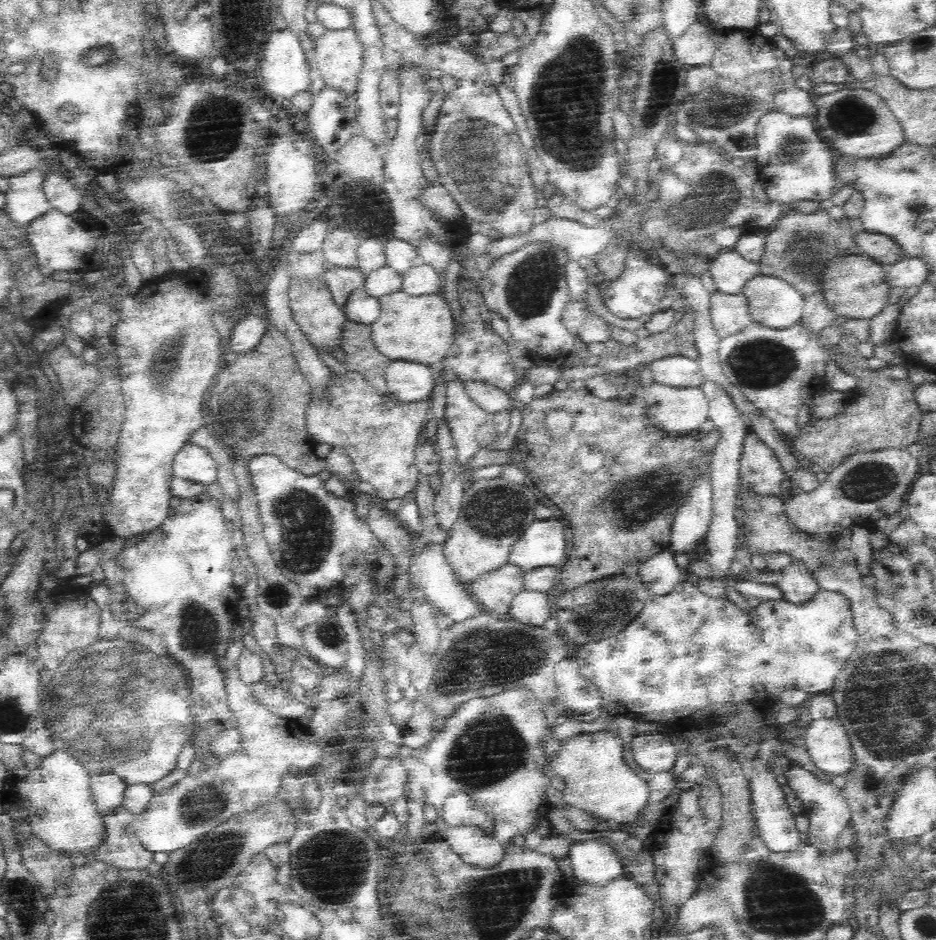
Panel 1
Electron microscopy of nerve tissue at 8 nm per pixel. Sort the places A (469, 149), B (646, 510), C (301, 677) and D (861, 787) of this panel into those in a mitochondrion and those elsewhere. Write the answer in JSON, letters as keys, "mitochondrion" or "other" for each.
{"A":"mitochondrion","B":"mitochondrion","C":"other","D":"other"}

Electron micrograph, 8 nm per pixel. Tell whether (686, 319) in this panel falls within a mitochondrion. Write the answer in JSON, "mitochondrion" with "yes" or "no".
{"mitochondrion":"no"}

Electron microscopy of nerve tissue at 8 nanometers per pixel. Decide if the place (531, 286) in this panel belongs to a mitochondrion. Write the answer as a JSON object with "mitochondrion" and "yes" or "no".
{"mitochondrion":"yes"}

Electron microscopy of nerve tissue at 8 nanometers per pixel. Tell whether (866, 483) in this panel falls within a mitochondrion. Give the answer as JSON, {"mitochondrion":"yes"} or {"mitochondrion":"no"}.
{"mitochondrion":"yes"}

